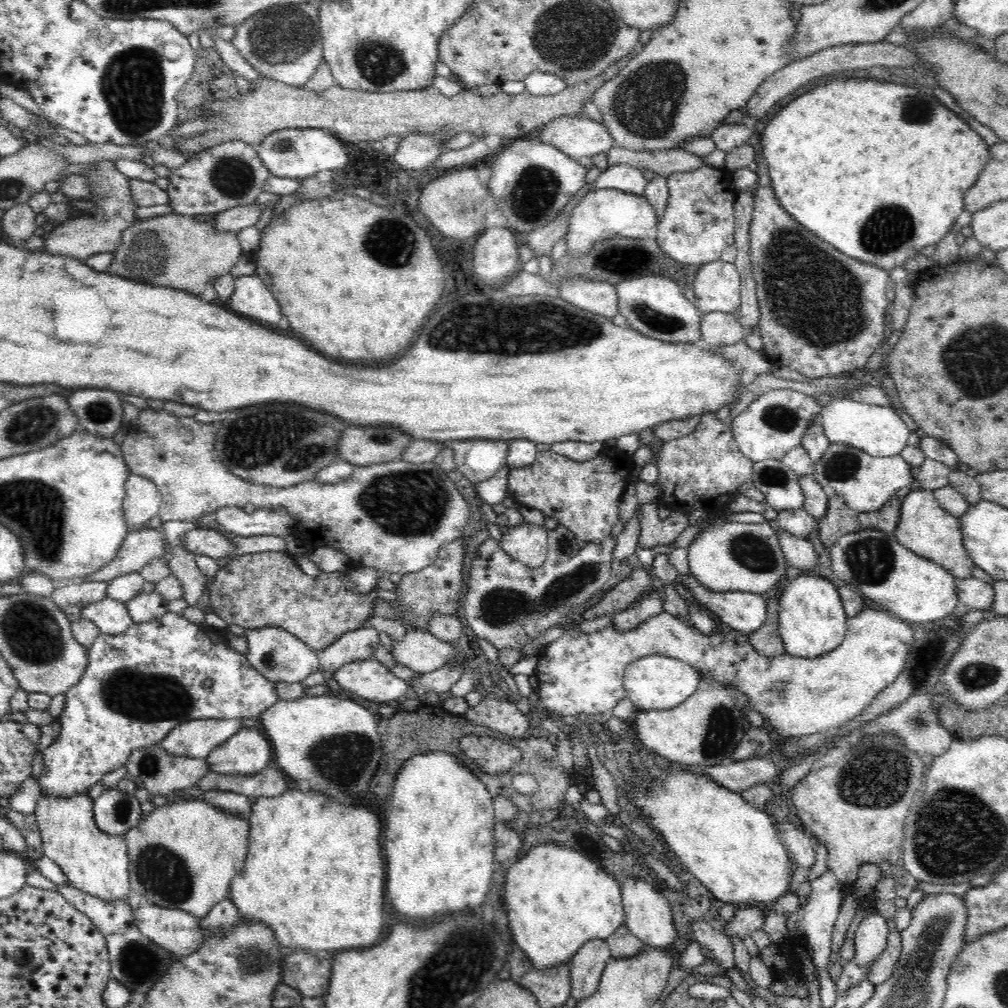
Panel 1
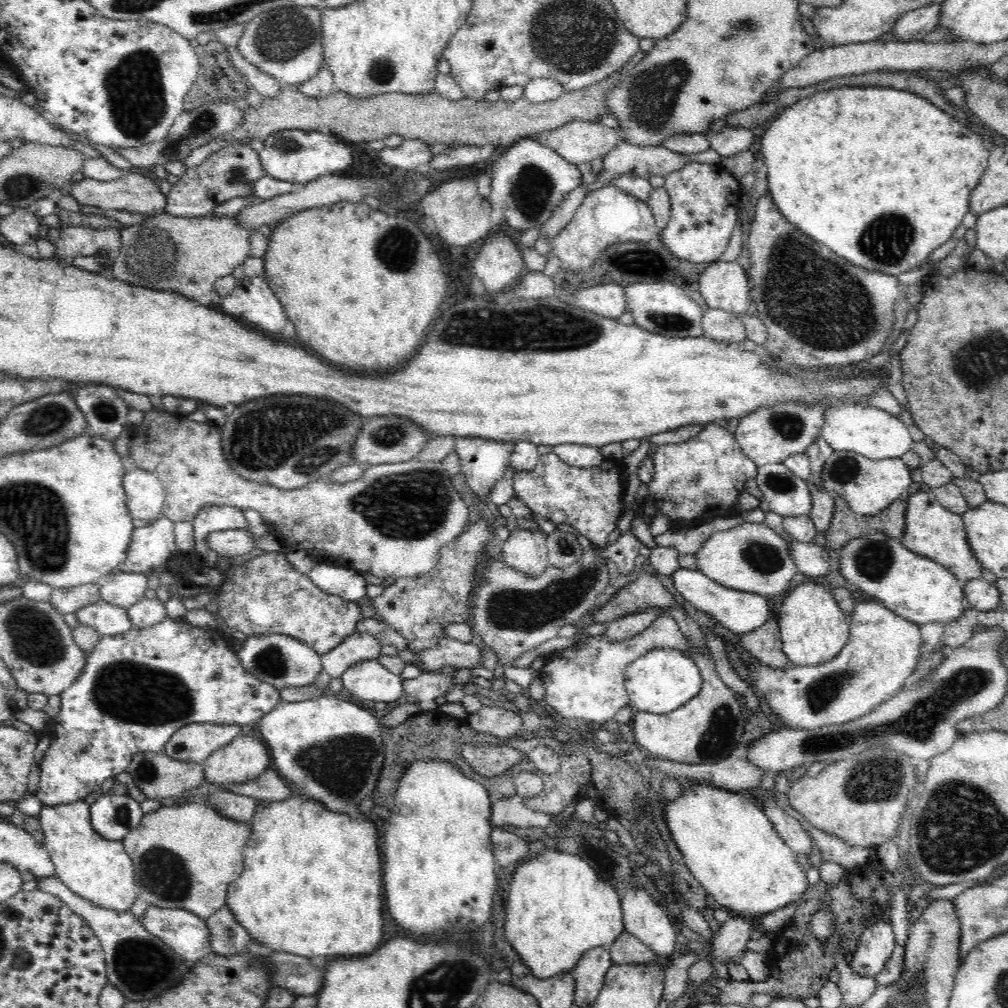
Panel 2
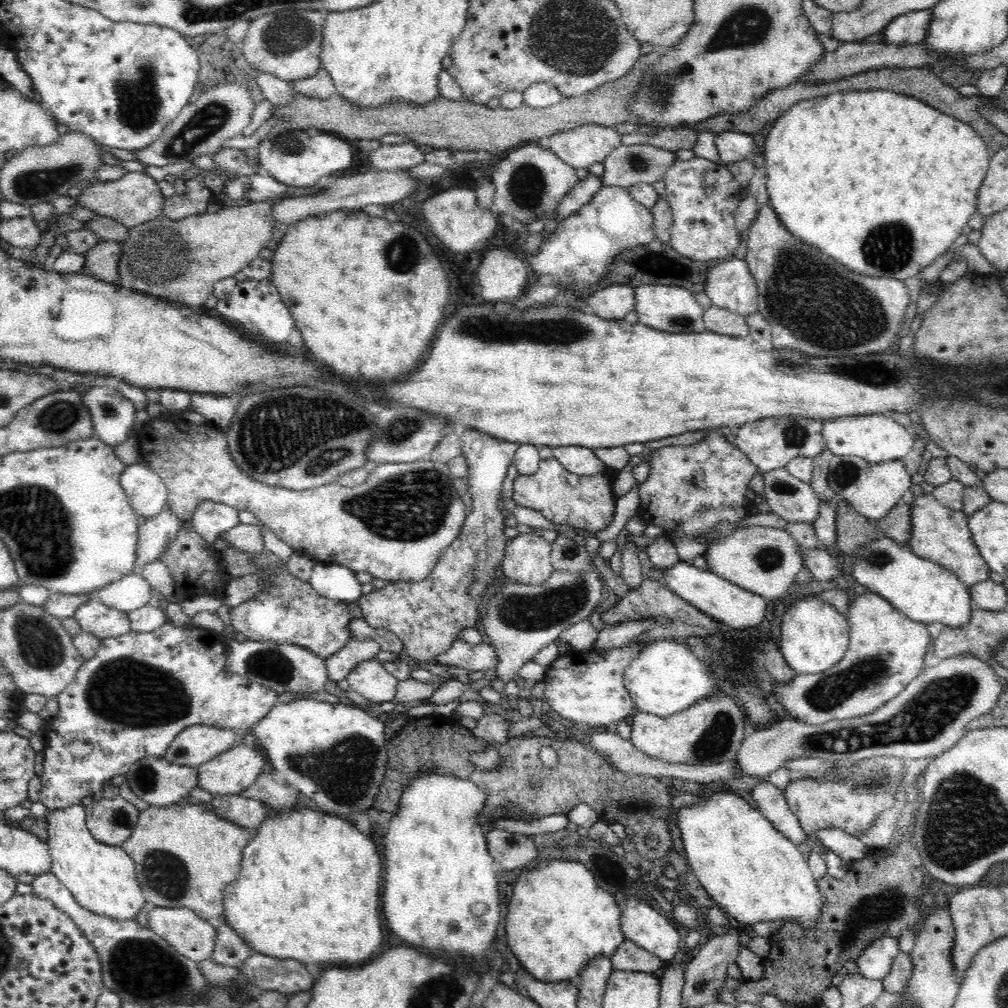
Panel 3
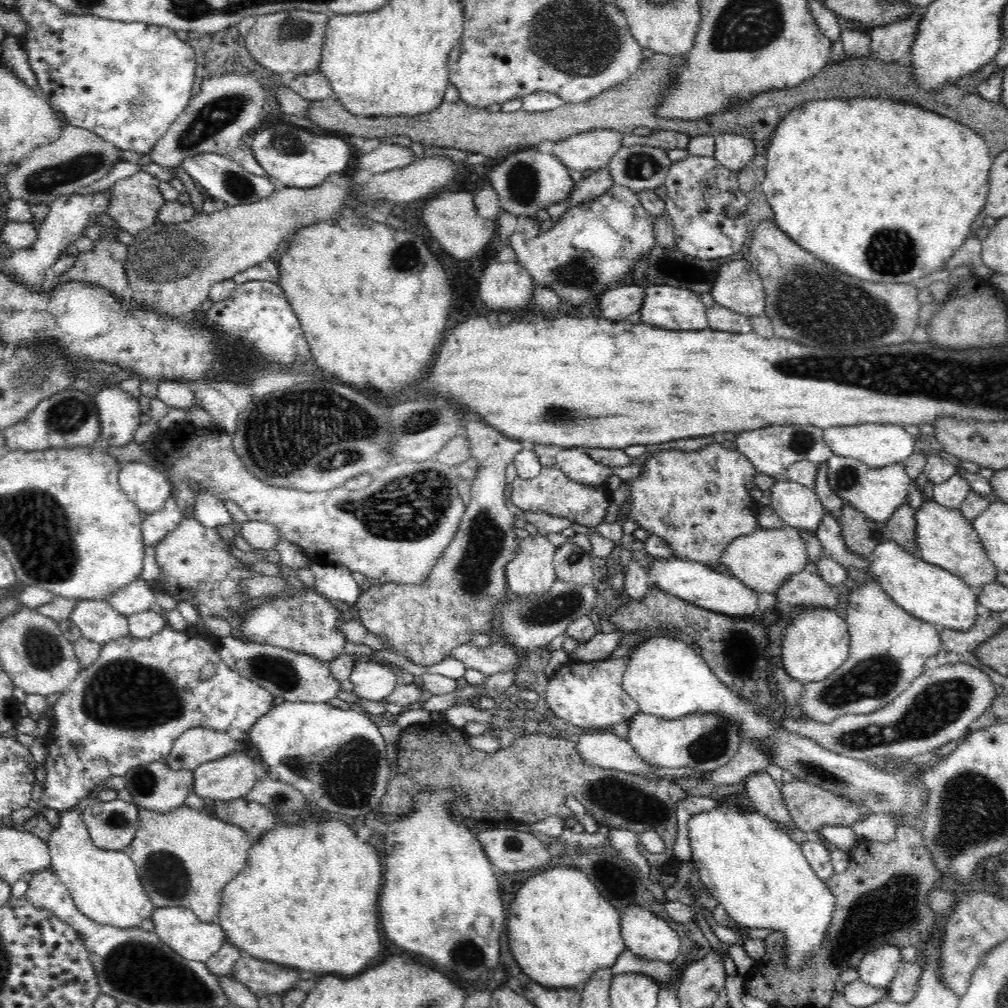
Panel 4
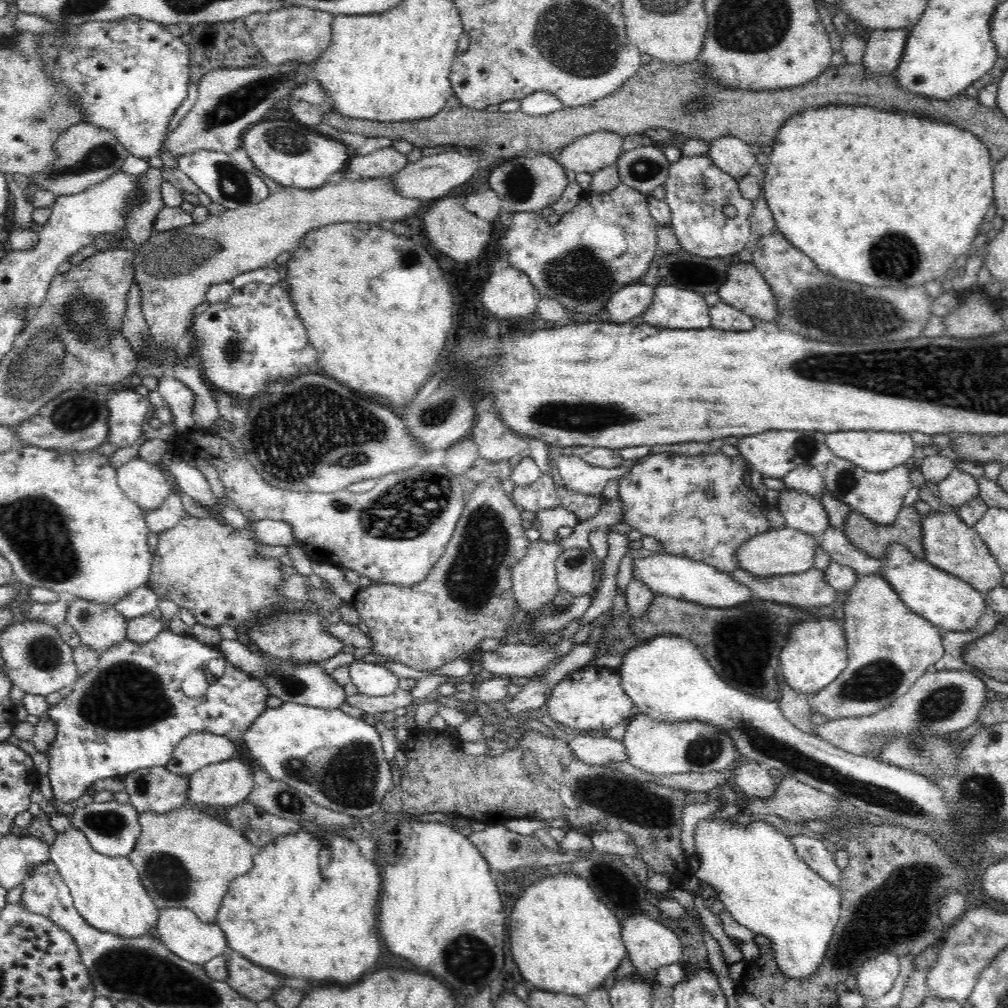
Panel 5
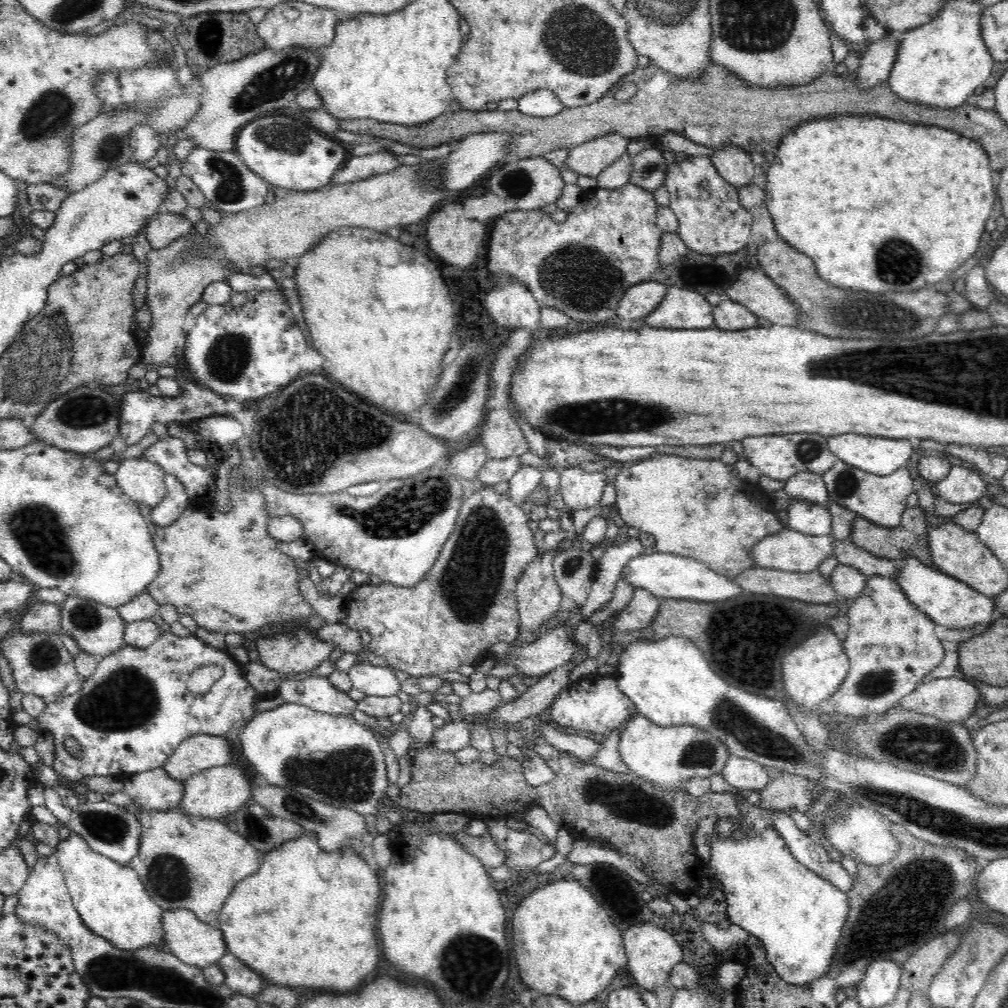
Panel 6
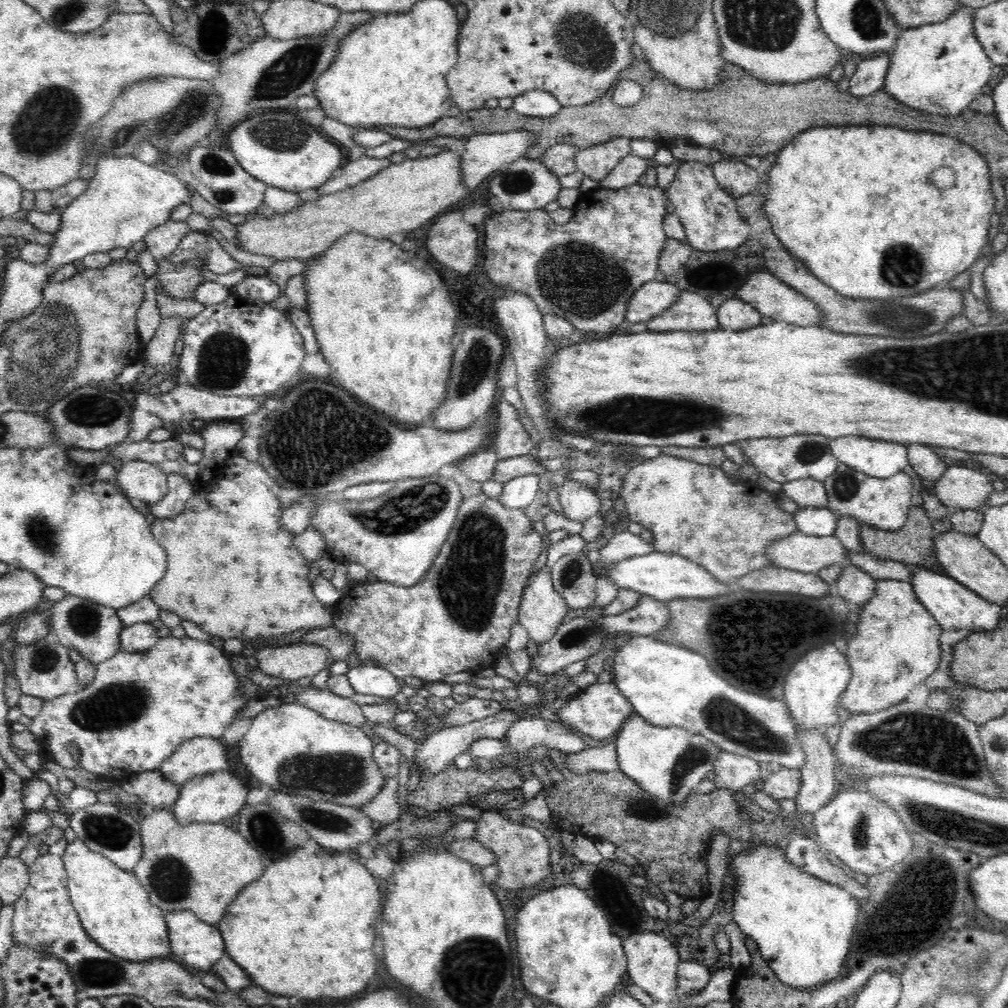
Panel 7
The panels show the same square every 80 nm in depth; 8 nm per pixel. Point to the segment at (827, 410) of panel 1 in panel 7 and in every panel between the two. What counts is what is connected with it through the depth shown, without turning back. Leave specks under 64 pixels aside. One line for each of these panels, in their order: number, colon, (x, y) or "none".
2: (874, 433)
3: (876, 438)
4: (876, 445)
5: (876, 452)
6: (876, 455)
7: (879, 459)

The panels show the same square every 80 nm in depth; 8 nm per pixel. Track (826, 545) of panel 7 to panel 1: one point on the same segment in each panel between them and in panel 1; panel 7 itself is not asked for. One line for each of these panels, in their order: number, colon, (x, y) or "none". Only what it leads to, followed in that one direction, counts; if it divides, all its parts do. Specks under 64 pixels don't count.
1: (747, 557)
2: (752, 557)
3: (764, 560)
4: (763, 560)
5: (783, 551)
6: (789, 550)

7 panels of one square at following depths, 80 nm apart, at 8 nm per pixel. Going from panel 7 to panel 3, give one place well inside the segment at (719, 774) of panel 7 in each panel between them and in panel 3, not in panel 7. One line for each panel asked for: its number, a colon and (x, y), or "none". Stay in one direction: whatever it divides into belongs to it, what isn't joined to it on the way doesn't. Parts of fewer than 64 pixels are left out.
3: (771, 802)
4: (765, 792)
5: (753, 780)
6: (746, 775)

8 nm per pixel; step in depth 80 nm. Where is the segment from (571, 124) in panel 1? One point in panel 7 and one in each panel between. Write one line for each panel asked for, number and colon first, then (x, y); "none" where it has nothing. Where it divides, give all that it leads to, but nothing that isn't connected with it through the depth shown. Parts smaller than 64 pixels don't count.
2: (577, 142)
3: (589, 144)
4: (594, 149)
5: (591, 153)
6: (590, 158)
7: (597, 162)

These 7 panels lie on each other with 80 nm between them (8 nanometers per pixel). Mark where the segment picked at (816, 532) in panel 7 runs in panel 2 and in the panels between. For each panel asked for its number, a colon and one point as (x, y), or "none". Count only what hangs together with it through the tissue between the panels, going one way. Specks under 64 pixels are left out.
2: (785, 494)
3: (795, 501)
4: (799, 506)
5: (801, 511)
6: (813, 519)

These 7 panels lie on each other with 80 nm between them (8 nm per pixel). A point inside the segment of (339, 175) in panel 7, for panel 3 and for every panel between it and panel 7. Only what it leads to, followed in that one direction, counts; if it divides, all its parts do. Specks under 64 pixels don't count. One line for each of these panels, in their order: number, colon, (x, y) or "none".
3: (406, 155)
4: (385, 157)
5: (387, 161)
6: (358, 168)

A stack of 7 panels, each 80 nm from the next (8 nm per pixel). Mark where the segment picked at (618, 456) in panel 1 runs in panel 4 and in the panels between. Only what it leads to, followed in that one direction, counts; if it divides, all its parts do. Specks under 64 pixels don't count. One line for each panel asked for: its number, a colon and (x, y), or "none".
2: (590, 499)
3: (587, 501)
4: (551, 491)

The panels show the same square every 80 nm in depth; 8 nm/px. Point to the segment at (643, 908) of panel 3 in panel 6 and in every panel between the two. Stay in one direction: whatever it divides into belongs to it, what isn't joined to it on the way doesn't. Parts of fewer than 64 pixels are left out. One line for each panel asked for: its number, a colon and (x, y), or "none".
4: (647, 936)
5: (649, 944)
6: (652, 952)

